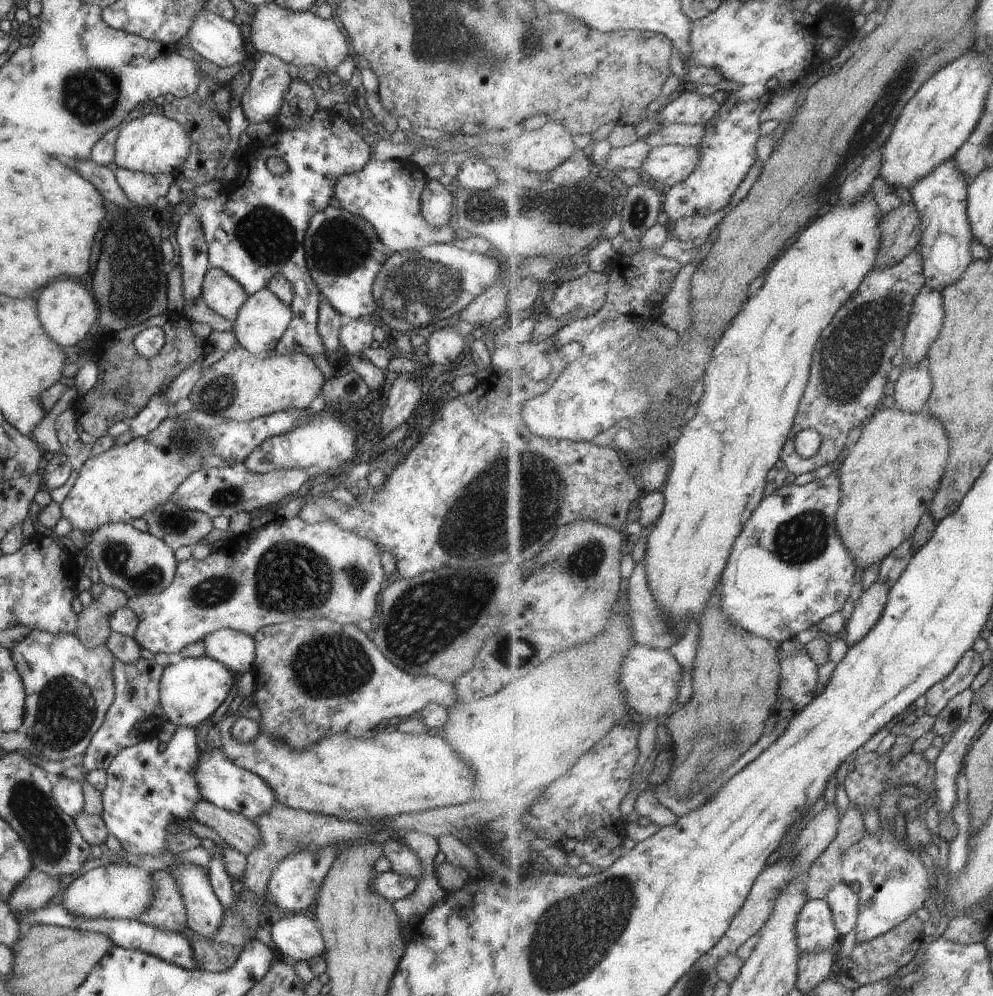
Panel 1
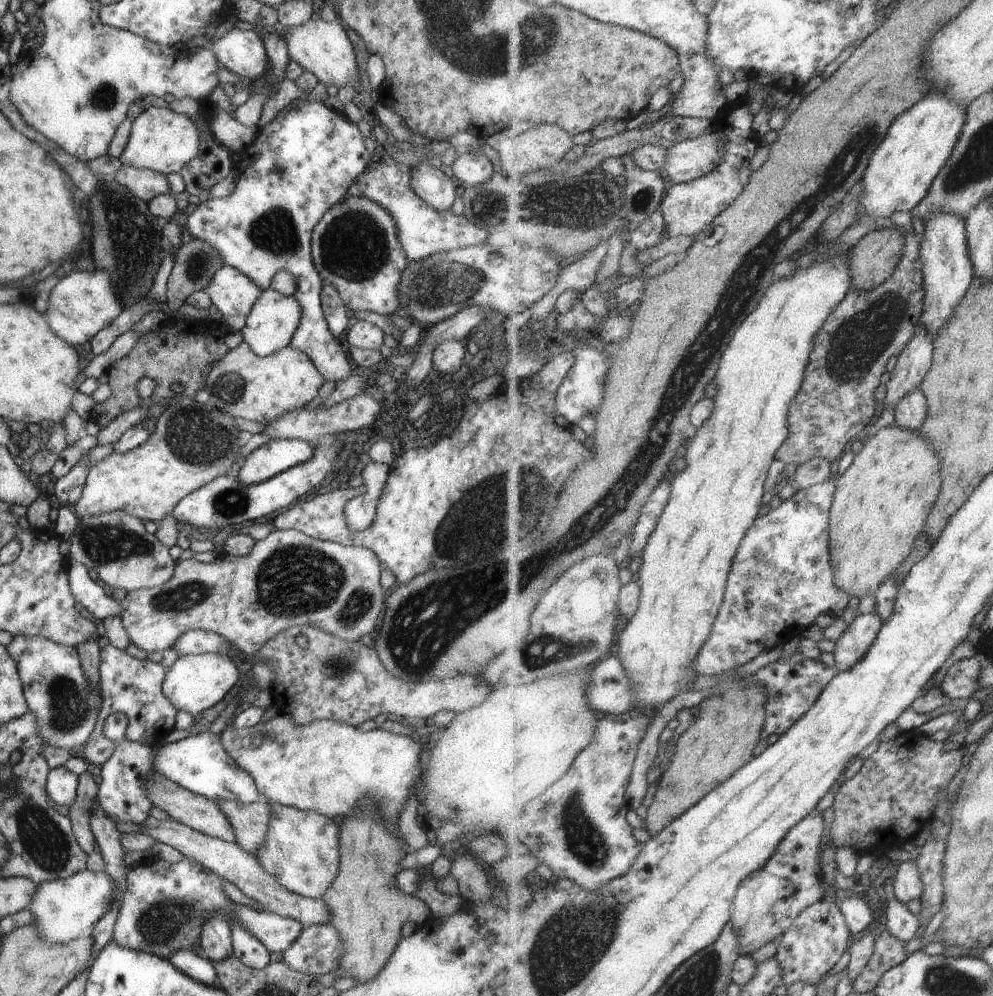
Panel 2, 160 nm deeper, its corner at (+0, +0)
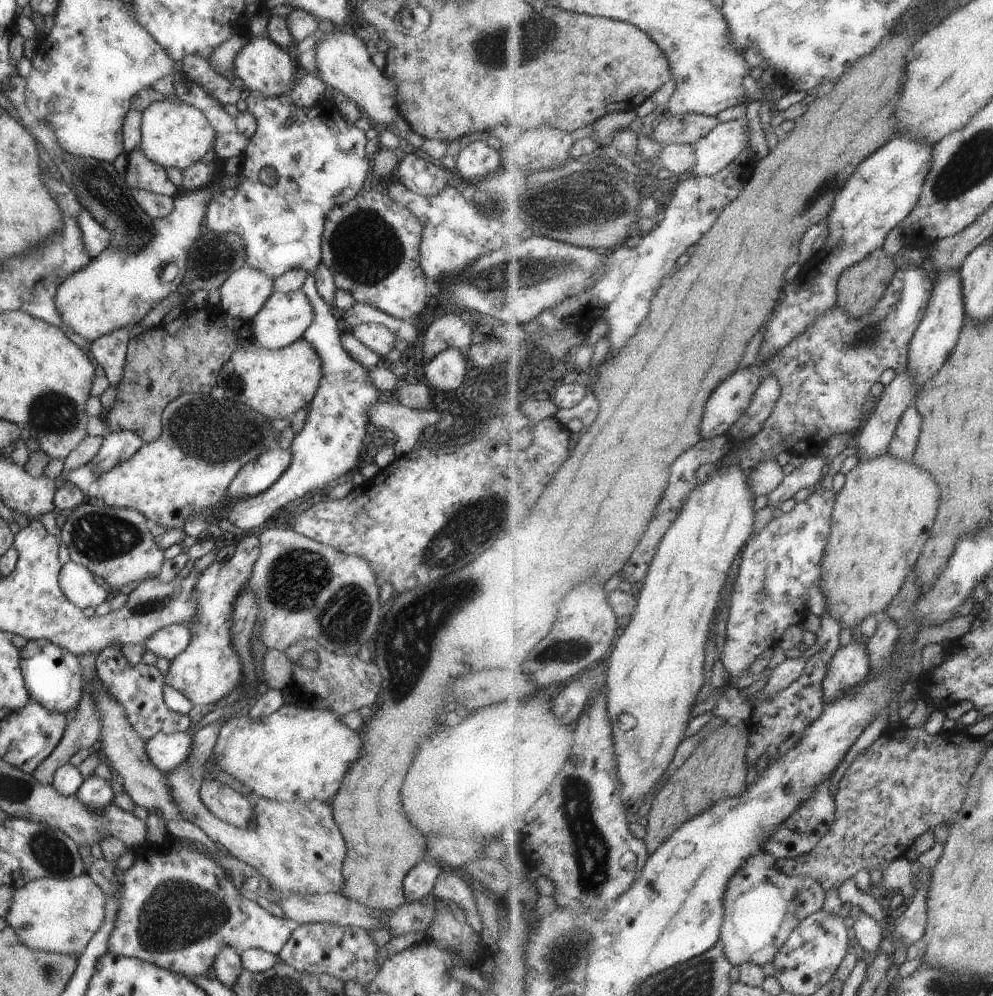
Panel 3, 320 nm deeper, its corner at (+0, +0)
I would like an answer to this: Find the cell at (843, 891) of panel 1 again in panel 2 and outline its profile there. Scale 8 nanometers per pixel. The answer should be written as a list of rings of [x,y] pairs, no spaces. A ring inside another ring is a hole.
[[[841,894],[837,900],[853,936],[861,936],[876,925],[869,904],[860,895]]]

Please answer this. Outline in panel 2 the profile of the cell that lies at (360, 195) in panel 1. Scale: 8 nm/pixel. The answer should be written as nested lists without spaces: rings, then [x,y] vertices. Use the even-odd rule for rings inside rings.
[[[391,161],[389,163],[381,163],[377,168],[369,170],[369,172],[363,171],[352,184],[353,193],[380,204],[380,207],[383,207],[388,212],[388,215],[392,216],[396,228],[397,240],[400,242],[400,247],[403,249],[409,263],[411,261],[421,261],[436,252],[450,251],[451,249],[460,249],[463,247],[476,247],[485,244],[487,238],[487,231],[485,229],[471,224],[471,221],[467,220],[463,214],[451,214],[450,210],[439,212],[427,206],[413,192],[409,184],[409,179],[410,168]]]

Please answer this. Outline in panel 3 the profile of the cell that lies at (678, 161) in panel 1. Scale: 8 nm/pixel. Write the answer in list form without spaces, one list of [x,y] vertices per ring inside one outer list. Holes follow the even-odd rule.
[[[746,117],[721,123],[709,136],[695,143],[696,165],[692,174],[695,177],[710,177],[725,170],[749,145],[749,120]]]

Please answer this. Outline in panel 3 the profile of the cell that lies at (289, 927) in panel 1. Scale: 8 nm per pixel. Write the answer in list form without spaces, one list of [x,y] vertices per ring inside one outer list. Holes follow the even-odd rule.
[[[170,839],[153,846],[141,845],[130,850],[134,861],[126,870],[114,867],[118,881],[118,909],[107,937],[109,954],[139,959],[167,969],[188,979],[210,974],[211,964],[219,948],[231,947],[240,955],[245,949],[263,949],[277,956],[291,931],[298,925],[267,912],[262,906],[239,894],[225,869],[191,841],[181,844]]]

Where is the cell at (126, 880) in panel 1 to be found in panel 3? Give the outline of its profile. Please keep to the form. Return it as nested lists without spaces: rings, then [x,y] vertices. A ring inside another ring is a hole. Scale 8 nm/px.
[[[85,872],[65,880],[39,877],[13,890],[4,919],[26,947],[77,958],[103,922],[103,898]]]

